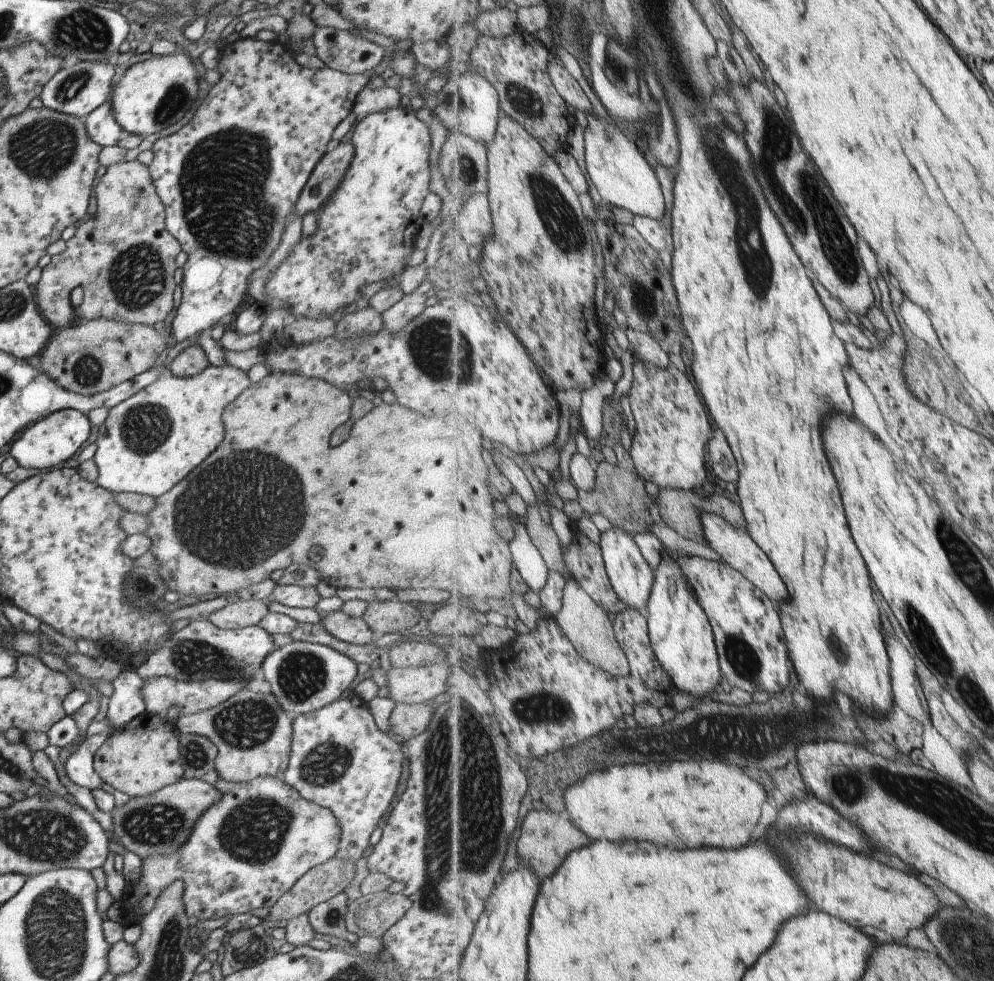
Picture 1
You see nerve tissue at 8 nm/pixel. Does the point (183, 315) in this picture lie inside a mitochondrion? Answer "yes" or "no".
no

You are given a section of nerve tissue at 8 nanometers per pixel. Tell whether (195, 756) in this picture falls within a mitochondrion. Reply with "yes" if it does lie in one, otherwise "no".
yes

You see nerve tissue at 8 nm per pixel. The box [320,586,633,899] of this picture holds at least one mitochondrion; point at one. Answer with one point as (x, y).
(549, 709)

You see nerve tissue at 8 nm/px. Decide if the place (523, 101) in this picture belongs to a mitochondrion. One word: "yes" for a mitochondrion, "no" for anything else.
yes

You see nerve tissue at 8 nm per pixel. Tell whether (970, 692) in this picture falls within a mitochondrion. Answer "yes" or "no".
yes

